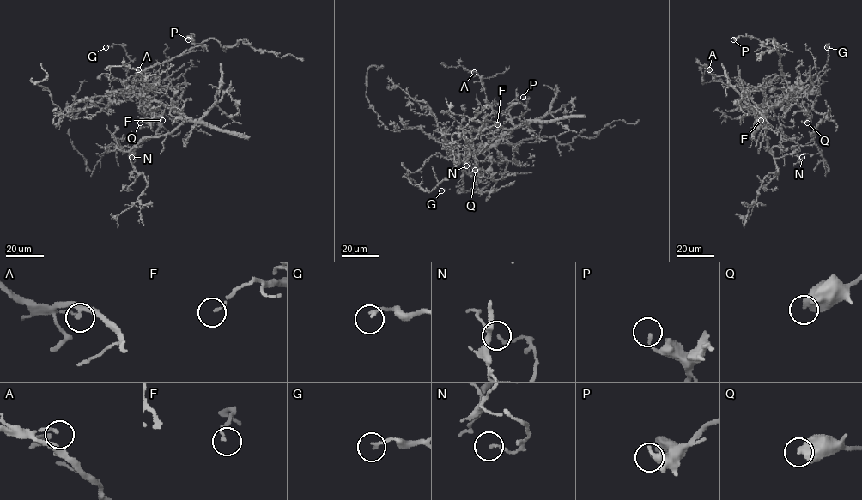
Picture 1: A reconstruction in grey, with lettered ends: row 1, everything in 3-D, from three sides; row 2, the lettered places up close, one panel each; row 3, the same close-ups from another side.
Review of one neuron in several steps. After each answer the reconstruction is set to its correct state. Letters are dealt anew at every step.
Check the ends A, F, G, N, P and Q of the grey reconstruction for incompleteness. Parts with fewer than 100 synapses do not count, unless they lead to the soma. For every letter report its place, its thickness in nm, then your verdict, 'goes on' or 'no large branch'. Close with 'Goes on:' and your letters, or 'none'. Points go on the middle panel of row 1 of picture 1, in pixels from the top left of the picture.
A: at (474, 72); 150 nm thick; no large branch
F: at (497, 124); 120 nm thick; no large branch
G: at (441, 190); 150 nm thick; no large branch
N: at (466, 165); 120 nm thick; no large branch
P: at (523, 97); 140 nm thick; no large branch
Q: at (475, 170); 550 nm thick; no large branch
Goes on: none

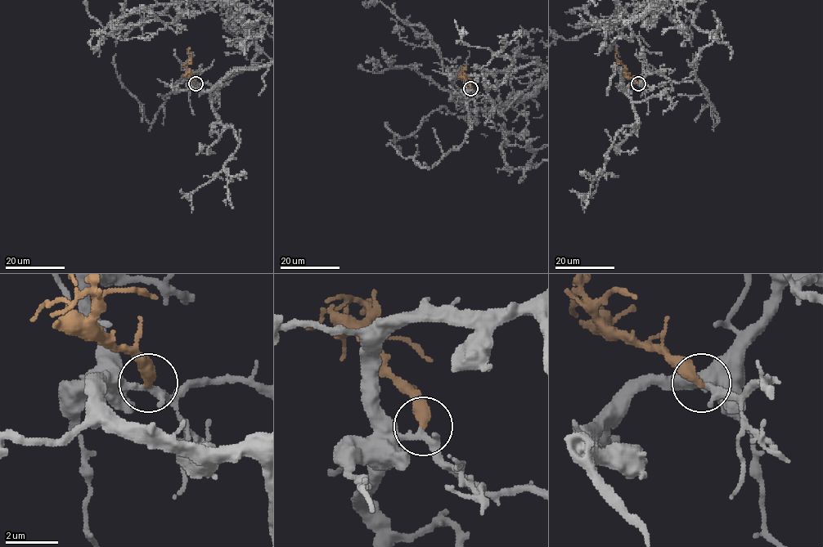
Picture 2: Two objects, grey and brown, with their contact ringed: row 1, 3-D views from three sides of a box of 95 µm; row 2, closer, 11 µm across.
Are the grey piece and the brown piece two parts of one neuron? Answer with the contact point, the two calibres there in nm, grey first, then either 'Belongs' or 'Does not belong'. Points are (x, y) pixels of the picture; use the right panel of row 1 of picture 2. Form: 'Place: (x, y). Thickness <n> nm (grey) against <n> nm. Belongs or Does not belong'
Place: (638, 83). Thickness 260 nm (grey) against 420 nm. Belongs

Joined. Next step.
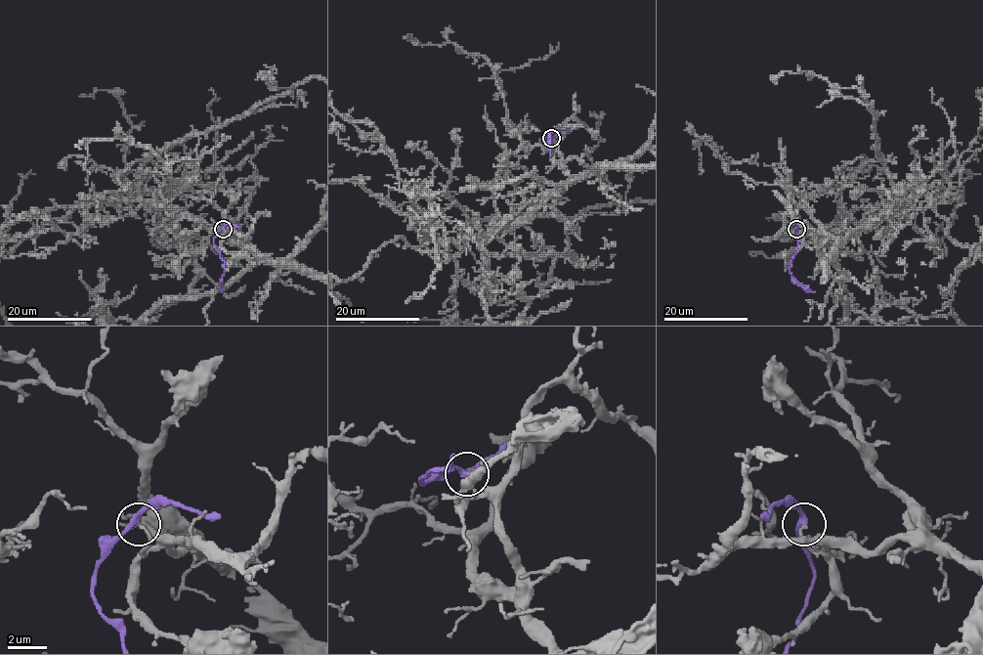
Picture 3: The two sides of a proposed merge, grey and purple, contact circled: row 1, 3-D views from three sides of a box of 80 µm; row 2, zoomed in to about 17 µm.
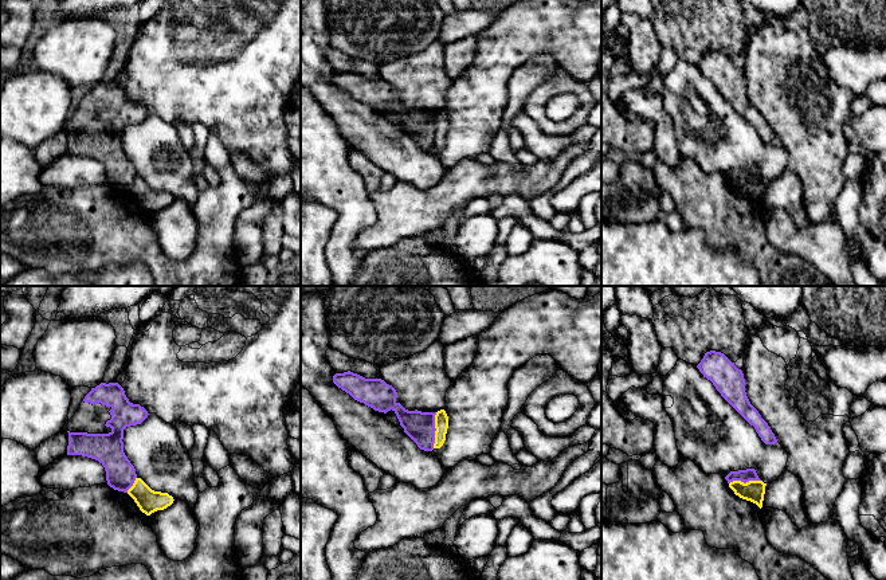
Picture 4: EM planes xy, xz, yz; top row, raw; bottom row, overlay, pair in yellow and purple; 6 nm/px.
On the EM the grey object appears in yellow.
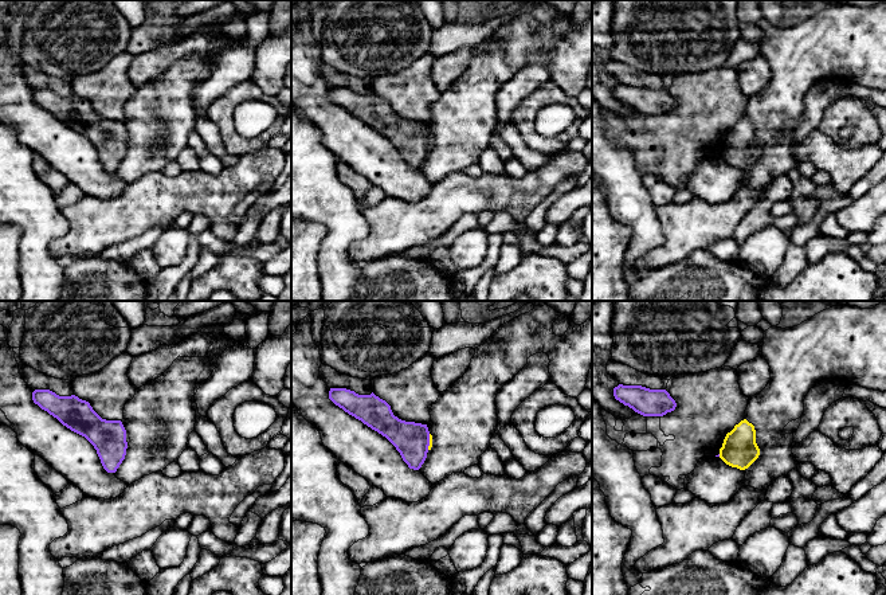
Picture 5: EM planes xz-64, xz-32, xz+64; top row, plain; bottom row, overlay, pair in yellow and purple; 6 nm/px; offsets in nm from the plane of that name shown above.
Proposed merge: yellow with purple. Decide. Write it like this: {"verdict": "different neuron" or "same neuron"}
{"verdict": "different neuron"}

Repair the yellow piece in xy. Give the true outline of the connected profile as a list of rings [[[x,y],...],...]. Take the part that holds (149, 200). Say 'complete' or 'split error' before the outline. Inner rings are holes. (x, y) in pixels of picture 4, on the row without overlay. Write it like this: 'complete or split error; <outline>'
complete; [[[136,177],[133,185],[128,189],[128,193],[146,215],[166,208],[175,200],[168,192],[152,189],[141,177]]]

